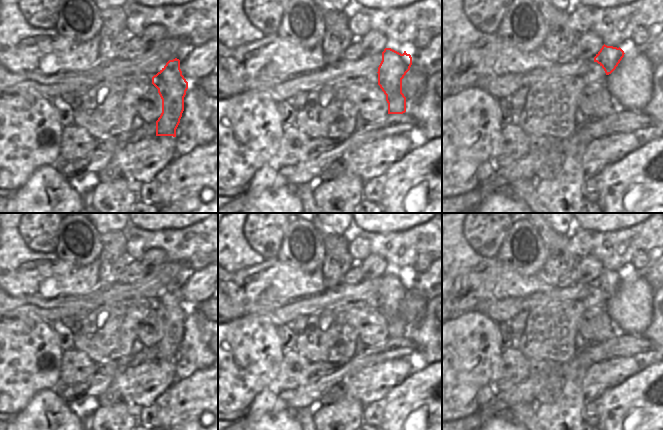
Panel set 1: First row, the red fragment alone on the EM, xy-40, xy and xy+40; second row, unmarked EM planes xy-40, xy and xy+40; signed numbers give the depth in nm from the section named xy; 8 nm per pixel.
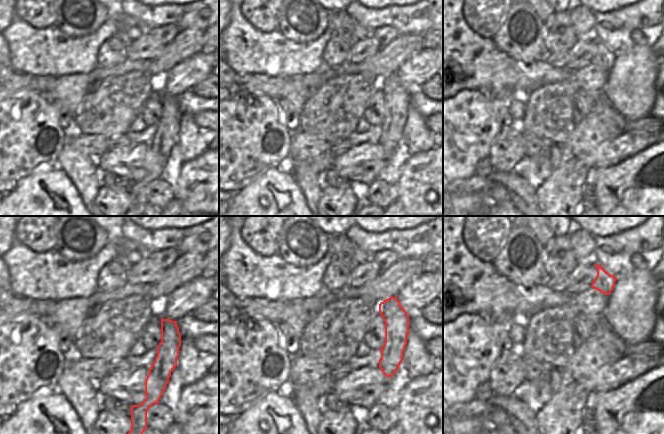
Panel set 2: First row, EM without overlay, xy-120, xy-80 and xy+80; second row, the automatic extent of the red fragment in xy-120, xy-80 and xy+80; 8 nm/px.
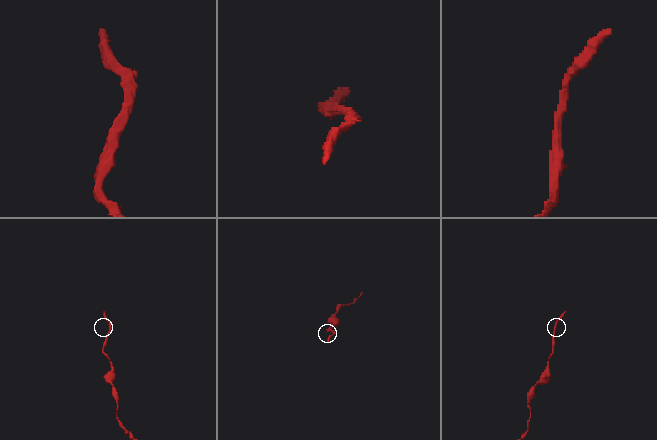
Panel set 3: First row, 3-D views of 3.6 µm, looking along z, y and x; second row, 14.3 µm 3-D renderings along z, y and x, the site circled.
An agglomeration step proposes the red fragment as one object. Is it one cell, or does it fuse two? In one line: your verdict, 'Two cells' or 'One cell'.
One cell

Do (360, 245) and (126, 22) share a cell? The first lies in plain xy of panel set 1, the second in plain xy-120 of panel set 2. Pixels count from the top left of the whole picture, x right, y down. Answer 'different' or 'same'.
different

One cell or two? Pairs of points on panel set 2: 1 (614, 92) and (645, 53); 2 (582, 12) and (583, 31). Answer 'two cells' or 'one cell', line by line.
1: one cell
2: one cell

